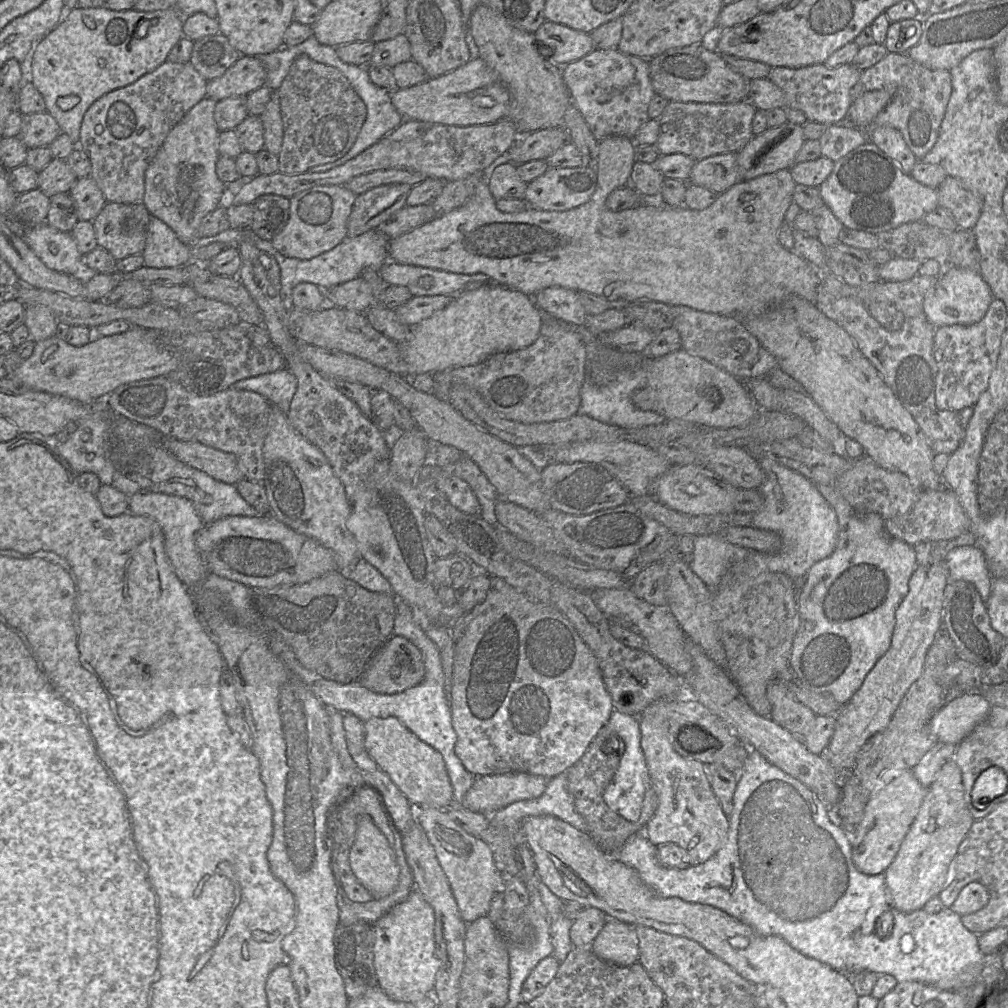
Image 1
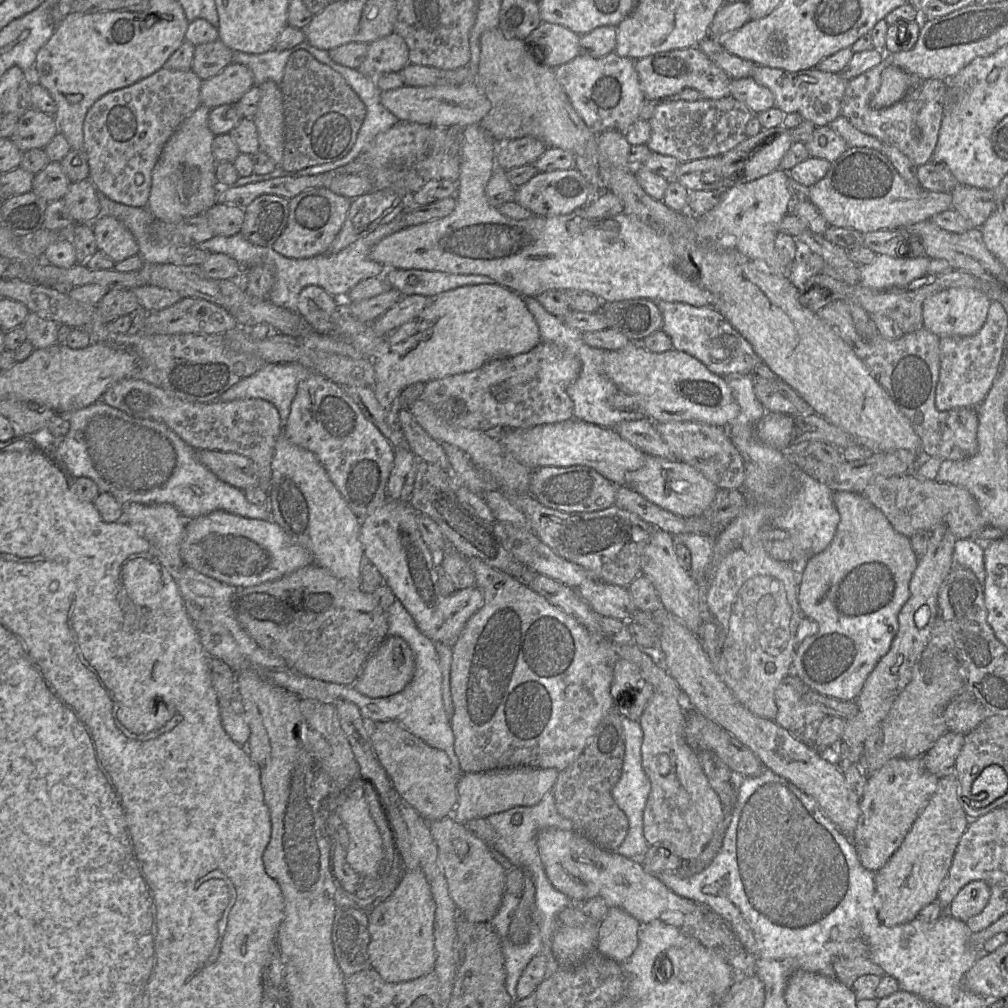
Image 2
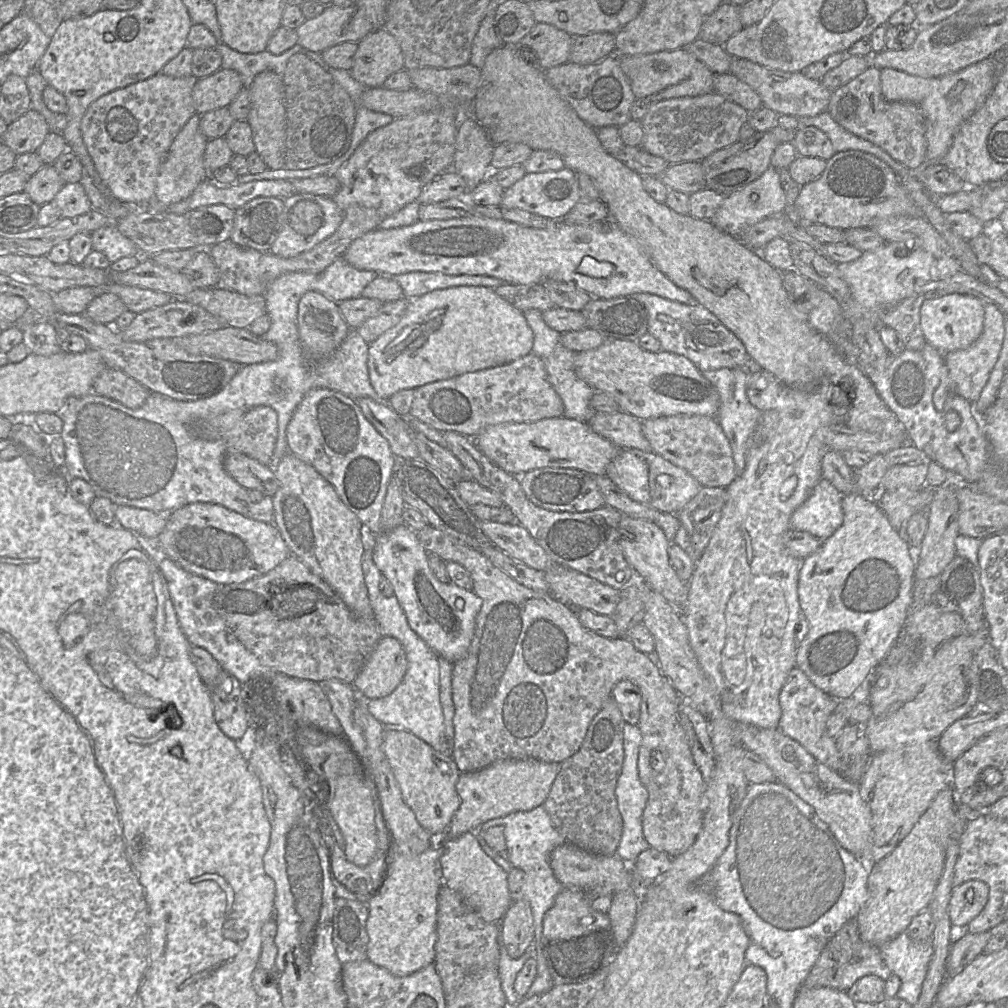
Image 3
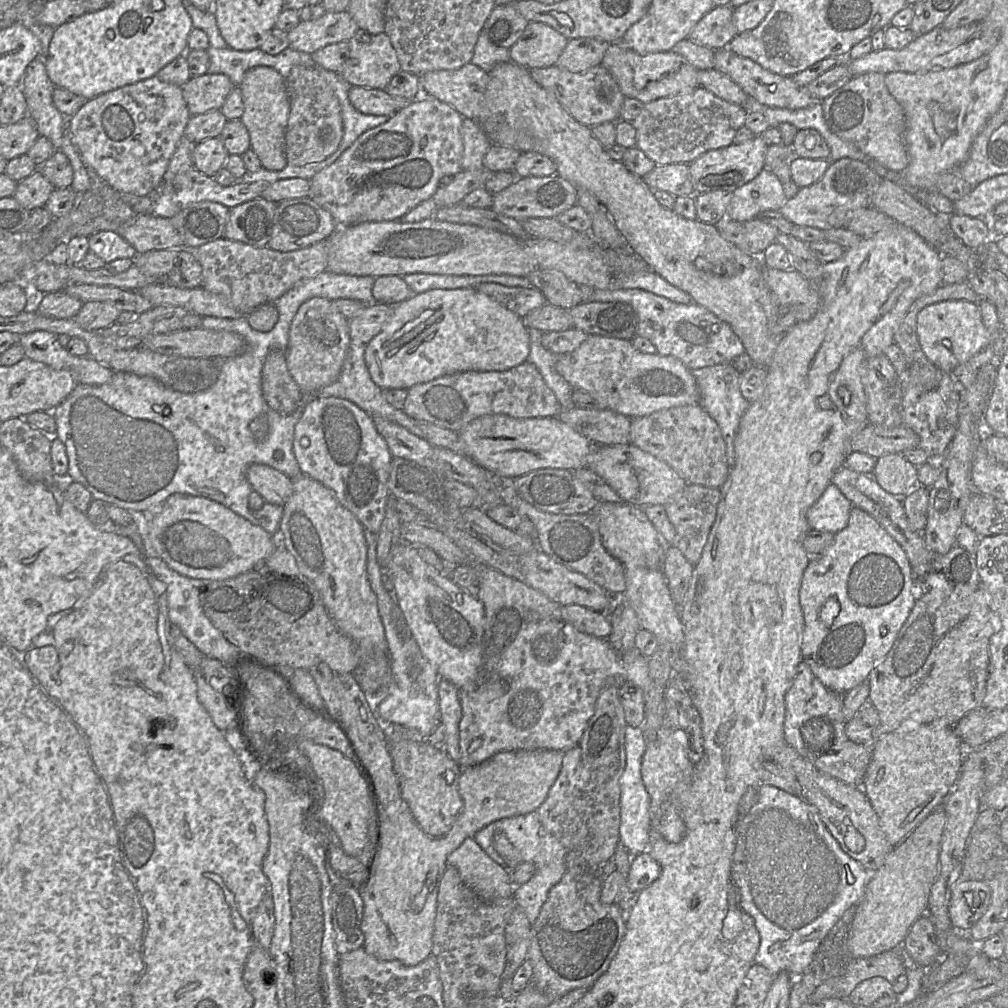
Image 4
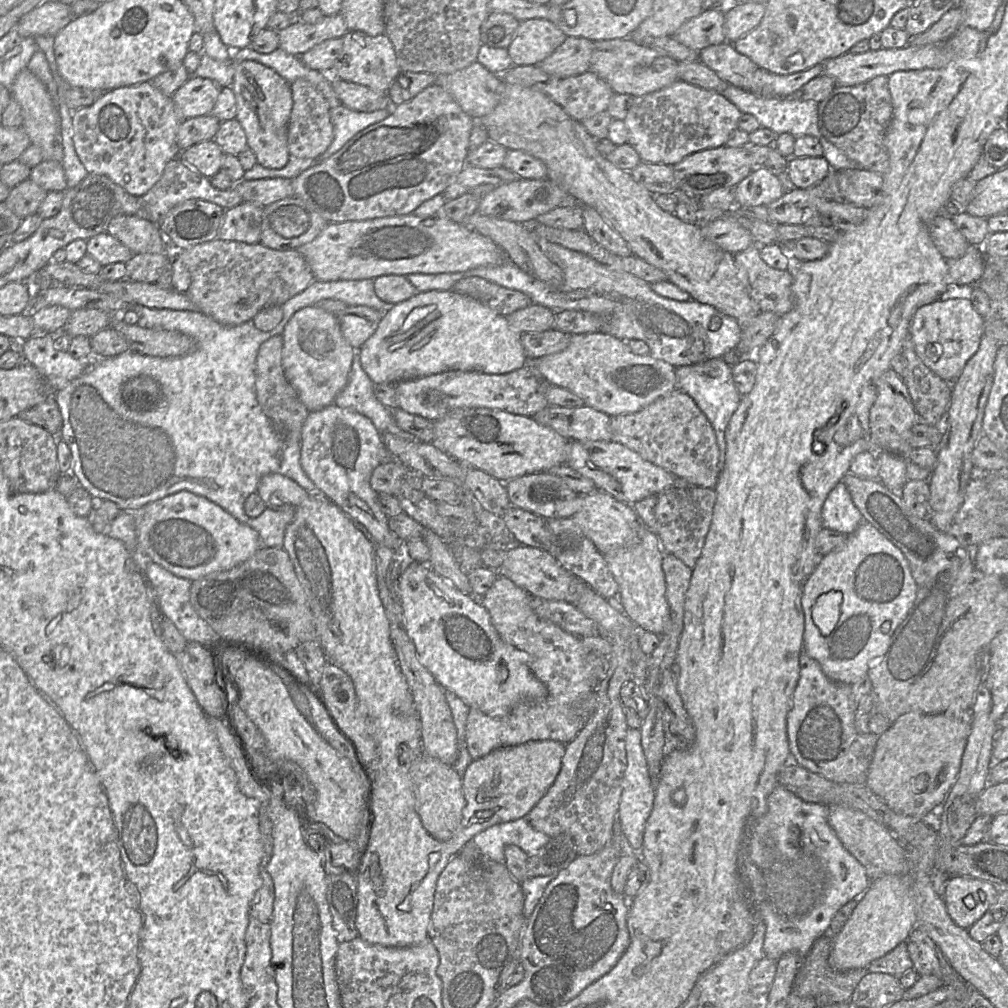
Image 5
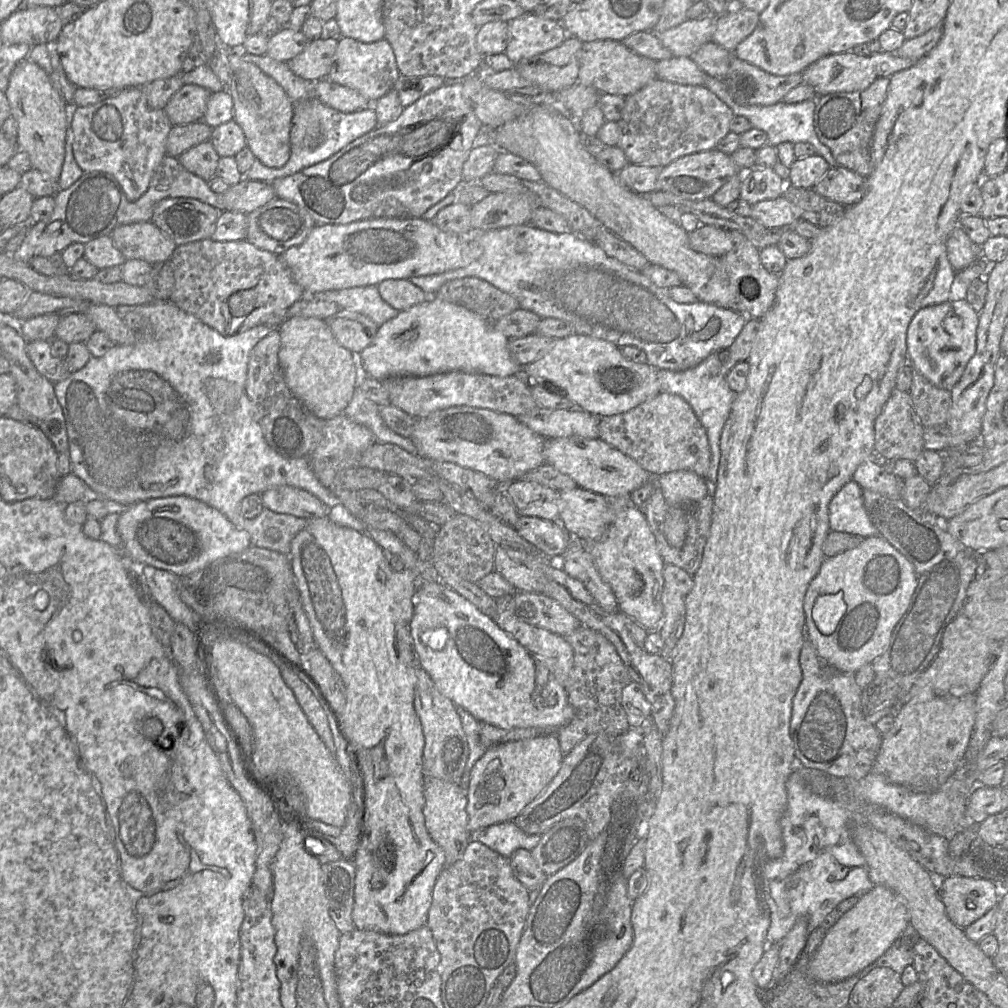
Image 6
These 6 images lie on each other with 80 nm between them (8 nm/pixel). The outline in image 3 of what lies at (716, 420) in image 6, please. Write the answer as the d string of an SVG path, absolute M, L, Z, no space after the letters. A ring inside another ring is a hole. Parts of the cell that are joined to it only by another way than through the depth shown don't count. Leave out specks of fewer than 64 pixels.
M721 368L706 370L703 376L714 386L719 394L719 409L716 420L729 440L735 462L736 473L741 474L745 467L751 447L751 437L758 425L762 411L756 408L748 399L746 392L747 374L739 368Z

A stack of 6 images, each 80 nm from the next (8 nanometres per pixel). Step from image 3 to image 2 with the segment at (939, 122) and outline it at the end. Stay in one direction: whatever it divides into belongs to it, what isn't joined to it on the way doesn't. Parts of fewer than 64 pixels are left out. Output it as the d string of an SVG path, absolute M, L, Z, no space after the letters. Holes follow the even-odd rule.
M890 65L881 74L881 86L871 98L870 107L881 109L900 101L911 88L910 75L901 68Z

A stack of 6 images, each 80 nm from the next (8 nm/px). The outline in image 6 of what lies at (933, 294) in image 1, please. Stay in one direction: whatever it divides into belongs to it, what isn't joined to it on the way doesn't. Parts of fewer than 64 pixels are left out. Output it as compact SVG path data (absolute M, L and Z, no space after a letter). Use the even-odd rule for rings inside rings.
M966 299L921 308L907 329L909 364L934 386L951 391L976 351L978 323L979 313Z

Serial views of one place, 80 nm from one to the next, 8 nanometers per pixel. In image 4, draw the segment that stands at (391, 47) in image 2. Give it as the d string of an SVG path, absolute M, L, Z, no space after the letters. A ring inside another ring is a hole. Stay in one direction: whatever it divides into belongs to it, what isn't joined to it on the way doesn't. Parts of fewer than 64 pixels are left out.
M358 30L349 42L349 56L339 73L350 86L360 86L385 90L391 78L398 73L400 63L395 49L385 32L370 34Z

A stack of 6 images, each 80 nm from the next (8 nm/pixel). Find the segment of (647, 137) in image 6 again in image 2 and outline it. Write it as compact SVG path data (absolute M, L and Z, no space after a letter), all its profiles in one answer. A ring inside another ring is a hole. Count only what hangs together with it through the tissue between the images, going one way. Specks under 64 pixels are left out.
M731 96L697 101L660 101L648 120L651 136L646 145L652 152L675 157L680 163L722 155L747 138L746 125L753 115L747 105Z

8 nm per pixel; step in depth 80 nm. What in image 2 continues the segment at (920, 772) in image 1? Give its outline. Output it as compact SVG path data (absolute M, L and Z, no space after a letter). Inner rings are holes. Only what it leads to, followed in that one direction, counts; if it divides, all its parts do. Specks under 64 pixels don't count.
M946 731L922 756L928 772L941 777L952 771L956 758L963 747L965 734Z

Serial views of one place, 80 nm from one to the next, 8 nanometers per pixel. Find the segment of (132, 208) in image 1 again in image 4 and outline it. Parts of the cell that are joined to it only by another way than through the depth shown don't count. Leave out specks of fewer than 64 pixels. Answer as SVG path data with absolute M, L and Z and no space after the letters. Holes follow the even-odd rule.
M100 231L88 237L89 251L105 263L118 259L134 259L138 254L131 244L115 231Z

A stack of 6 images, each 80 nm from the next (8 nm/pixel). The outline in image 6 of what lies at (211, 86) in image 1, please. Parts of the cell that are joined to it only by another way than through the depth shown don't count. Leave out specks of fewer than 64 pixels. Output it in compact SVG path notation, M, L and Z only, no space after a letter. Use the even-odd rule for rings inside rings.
M184 84L163 110L173 126L197 122L203 119L211 94L201 86Z

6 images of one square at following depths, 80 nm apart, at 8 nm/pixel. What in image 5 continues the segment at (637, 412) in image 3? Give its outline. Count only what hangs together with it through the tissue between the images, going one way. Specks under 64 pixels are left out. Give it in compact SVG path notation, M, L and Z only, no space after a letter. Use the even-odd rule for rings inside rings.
M607 333L572 335L568 347L534 360L538 377L570 390L589 406L609 416L636 412L676 389L675 368L651 355L634 354L627 341Z

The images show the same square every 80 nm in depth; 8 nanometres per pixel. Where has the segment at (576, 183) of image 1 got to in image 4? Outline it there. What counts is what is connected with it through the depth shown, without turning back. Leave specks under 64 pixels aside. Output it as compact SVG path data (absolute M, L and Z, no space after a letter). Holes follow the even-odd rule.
M555 173L545 177L516 178L509 187L493 195L491 209L497 214L522 222L528 218L555 218L575 204L577 204L577 187Z

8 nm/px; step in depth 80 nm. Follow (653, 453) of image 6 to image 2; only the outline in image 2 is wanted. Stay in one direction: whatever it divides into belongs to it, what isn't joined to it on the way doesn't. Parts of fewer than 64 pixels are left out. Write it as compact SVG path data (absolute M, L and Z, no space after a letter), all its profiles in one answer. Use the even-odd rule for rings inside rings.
M698 421L659 422L655 423L655 427L674 459L691 465L718 488L742 489L745 463L725 428Z

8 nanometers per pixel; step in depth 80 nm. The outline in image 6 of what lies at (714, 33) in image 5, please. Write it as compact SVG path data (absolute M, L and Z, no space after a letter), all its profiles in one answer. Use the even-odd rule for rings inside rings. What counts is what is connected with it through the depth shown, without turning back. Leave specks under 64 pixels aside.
M709 15L701 19L687 19L656 35L673 57L691 57L700 46L712 41L715 18Z

